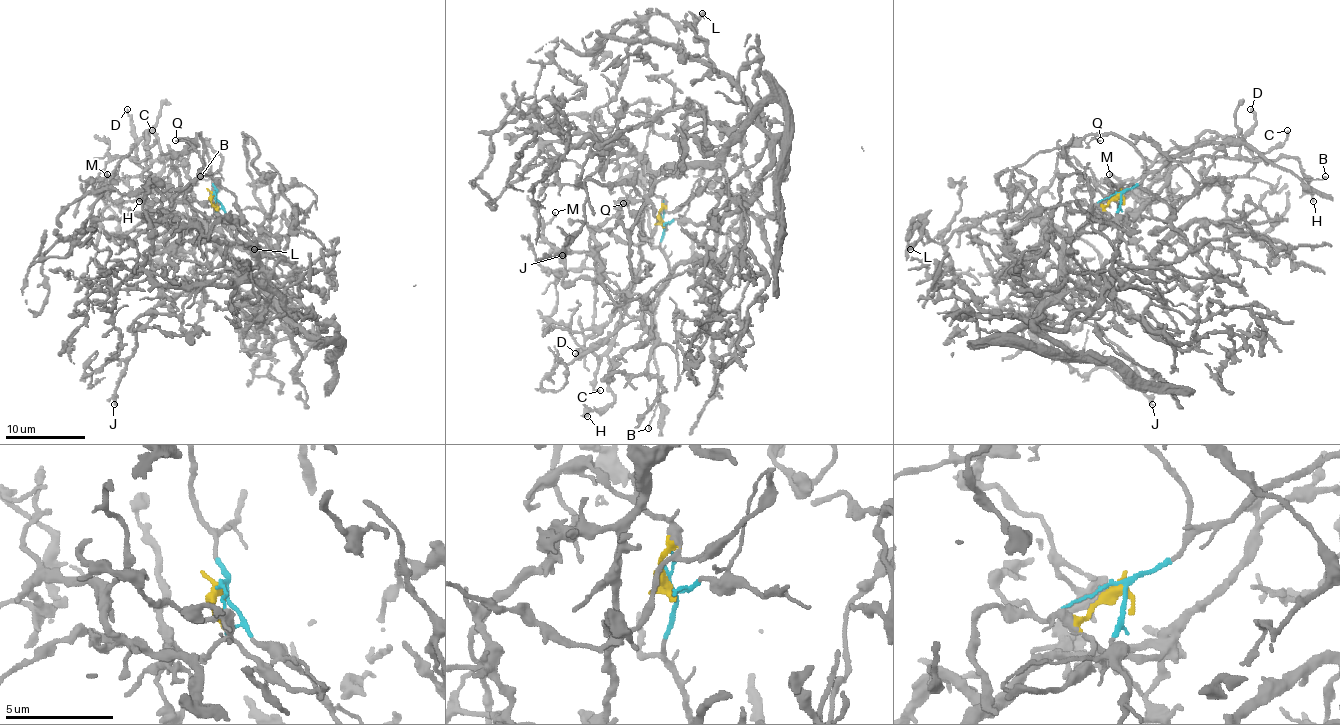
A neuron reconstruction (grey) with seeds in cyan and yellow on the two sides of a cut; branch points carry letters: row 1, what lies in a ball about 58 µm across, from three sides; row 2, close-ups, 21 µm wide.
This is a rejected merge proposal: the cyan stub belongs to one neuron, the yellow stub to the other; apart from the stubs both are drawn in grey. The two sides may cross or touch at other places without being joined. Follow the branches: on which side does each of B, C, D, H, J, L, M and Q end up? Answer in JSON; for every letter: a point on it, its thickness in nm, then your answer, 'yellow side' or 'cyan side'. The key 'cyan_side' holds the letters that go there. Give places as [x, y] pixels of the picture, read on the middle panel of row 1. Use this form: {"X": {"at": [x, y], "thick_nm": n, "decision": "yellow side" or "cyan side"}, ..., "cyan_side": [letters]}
{"B": {"at": [648, 428], "thick_nm": 120, "decision": "cyan side"}, "C": {"at": [600, 390], "thick_nm": 160, "decision": "yellow side"}, "D": {"at": [575, 353], "thick_nm": 160, "decision": "yellow side"}, "H": {"at": [587, 416], "thick_nm": 200, "decision": "yellow side"}, "J": {"at": [562, 255], "thick_nm": 200, "decision": "yellow side"}, "L": {"at": [702, 13], "thick_nm": 400, "decision": "yellow side"}, "M": {"at": [555, 212], "thick_nm": 200, "decision": "yellow side"}, "Q": {"at": [623, 203], "thick_nm": 150, "decision": "cyan side"}, "cyan_side": ["B", "Q"]}

